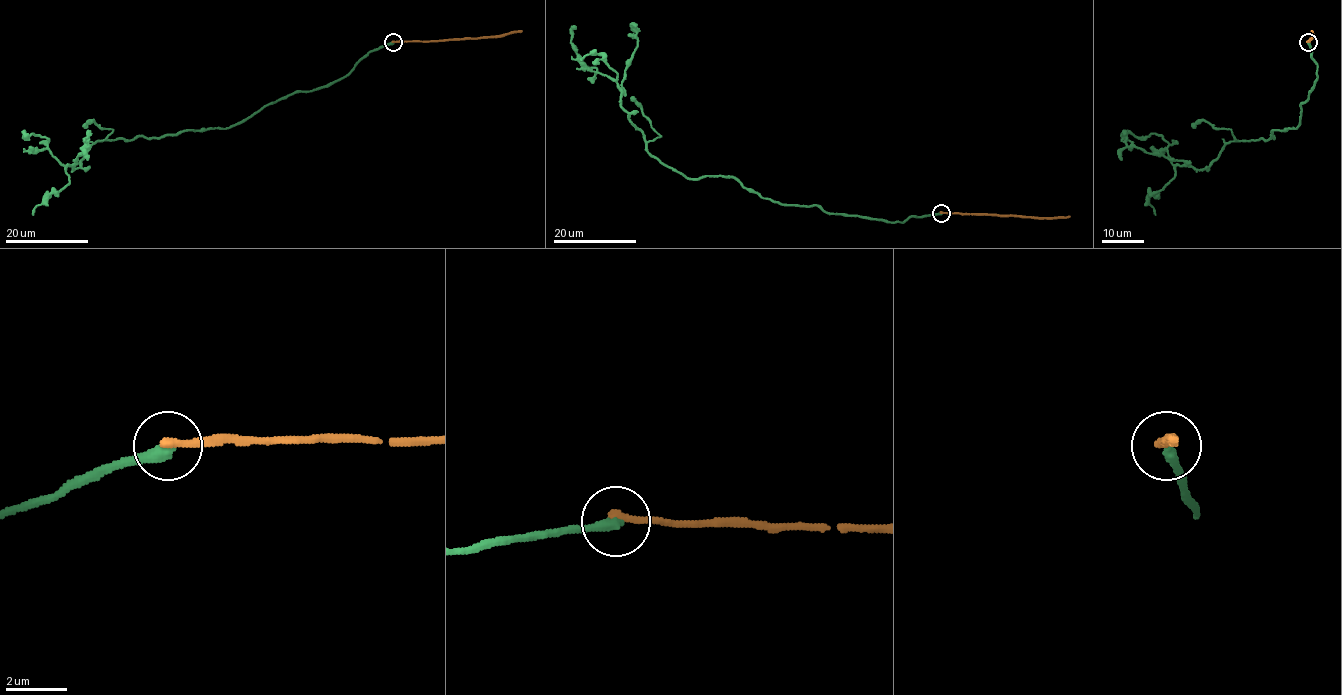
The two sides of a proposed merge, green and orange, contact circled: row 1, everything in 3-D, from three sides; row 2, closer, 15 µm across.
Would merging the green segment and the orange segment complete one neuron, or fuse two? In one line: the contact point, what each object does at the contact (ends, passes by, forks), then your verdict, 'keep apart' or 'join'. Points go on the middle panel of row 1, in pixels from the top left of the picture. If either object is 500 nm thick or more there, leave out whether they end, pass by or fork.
place (941, 213); green ends; orange ends; keep apart

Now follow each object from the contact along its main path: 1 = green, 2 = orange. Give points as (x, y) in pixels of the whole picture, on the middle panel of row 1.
1: (941, 213), (888, 222), (783, 204), (733, 177), (686, 178), (647, 151), (620, 89), (570, 42), (575, 25)
2: (941, 213), (1048, 218), (1069, 216)

